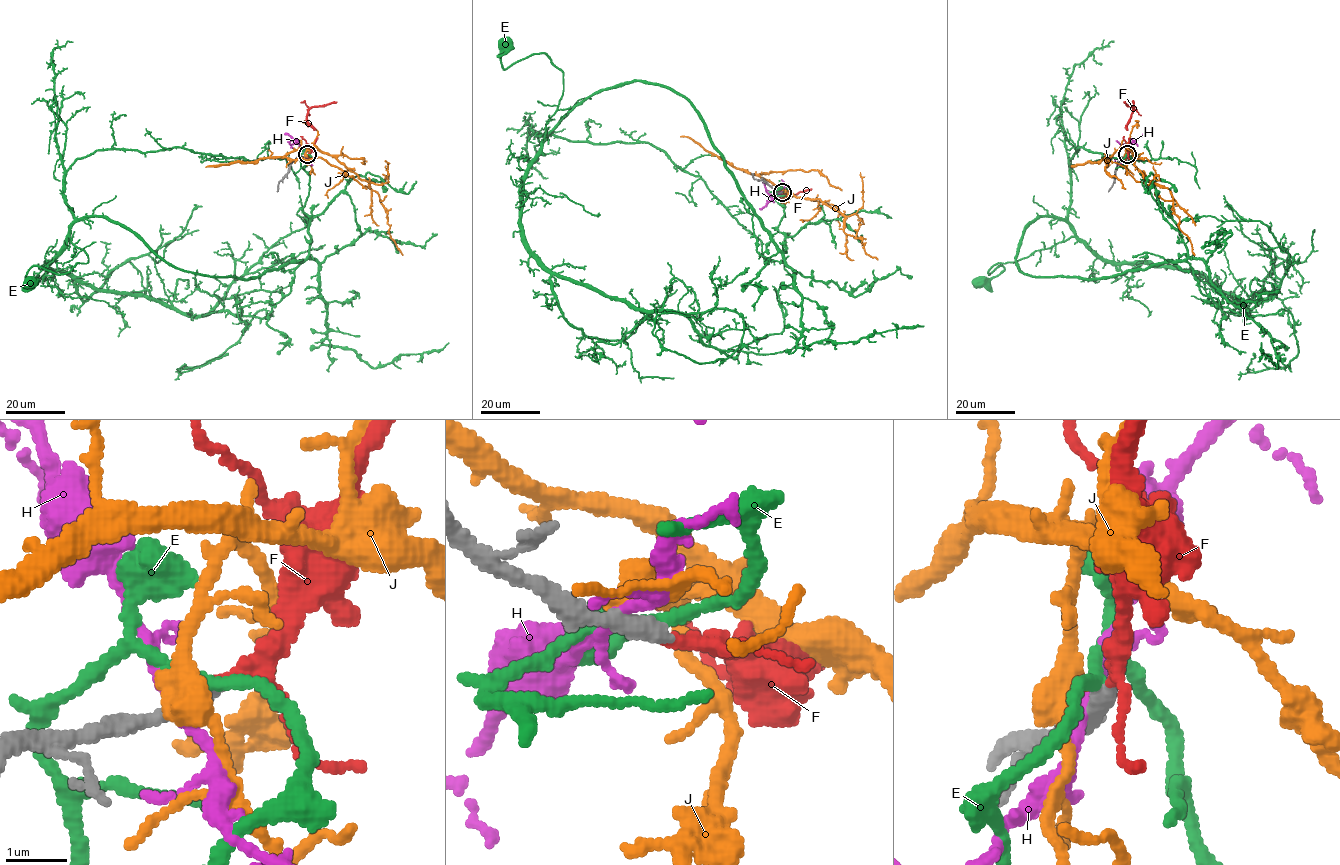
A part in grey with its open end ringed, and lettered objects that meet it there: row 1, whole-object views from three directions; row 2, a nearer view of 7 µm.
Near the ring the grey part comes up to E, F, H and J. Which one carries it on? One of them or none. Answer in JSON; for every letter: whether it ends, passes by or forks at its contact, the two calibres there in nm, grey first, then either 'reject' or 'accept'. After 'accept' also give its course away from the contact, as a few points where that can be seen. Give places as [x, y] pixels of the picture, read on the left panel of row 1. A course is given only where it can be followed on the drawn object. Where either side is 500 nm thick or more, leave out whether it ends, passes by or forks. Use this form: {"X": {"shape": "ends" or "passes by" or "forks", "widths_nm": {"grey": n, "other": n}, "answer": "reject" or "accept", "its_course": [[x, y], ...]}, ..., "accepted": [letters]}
{"E": {"shape": "passes by", "widths_nm": {"grey": 280, "other": 190}, "answer": "reject"}, "F": {"shape": "passes by", "widths_nm": {"grey": 280, "other": 160}, "answer": "accept", "its_course": [[307, 154], [316, 137], [307, 119], [308, 110], [337, 102]]}, "H": {"shape": "passes by", "widths_nm": {"grey": 360, "other": 170}, "answer": "reject"}, "J": {"shape": "passes by", "widths_nm": {"grey": 360, "other": 440}, "answer": "reject"}, "accepted": ["F"]}

